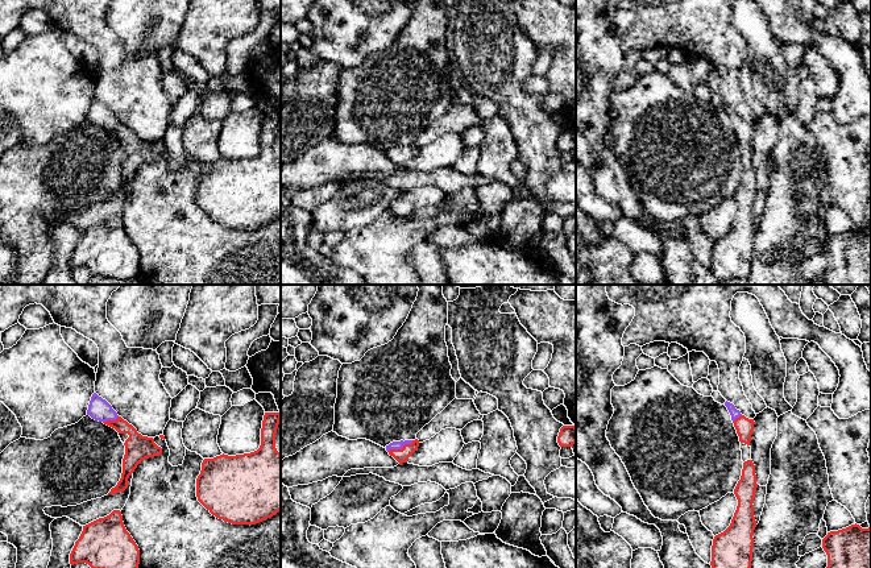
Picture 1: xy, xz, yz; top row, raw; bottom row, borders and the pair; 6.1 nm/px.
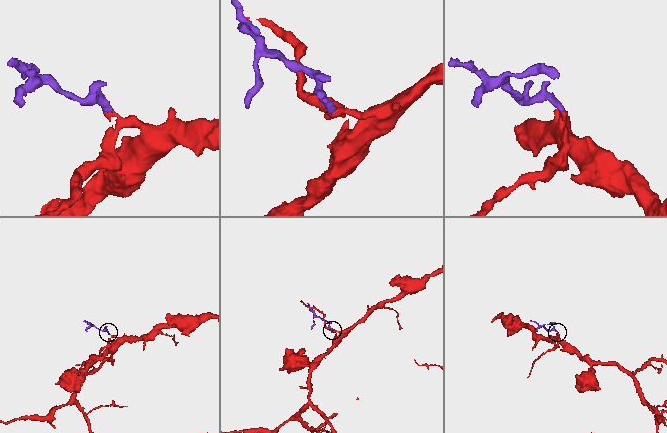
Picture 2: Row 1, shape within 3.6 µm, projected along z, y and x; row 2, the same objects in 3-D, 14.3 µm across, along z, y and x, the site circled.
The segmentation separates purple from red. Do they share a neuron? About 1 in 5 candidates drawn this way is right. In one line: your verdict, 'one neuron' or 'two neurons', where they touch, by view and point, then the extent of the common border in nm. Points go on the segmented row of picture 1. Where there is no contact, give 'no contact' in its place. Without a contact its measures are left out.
one neuron; contact xz (399, 448); length 170 nm

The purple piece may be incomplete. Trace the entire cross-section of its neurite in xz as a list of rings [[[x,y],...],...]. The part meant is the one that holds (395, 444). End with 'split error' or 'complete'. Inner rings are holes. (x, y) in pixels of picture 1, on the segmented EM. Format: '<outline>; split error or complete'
[[[401,440],[393,441],[386,445],[386,451],[393,456],[399,464],[407,463],[407,459],[418,449],[419,440]]]; split error

